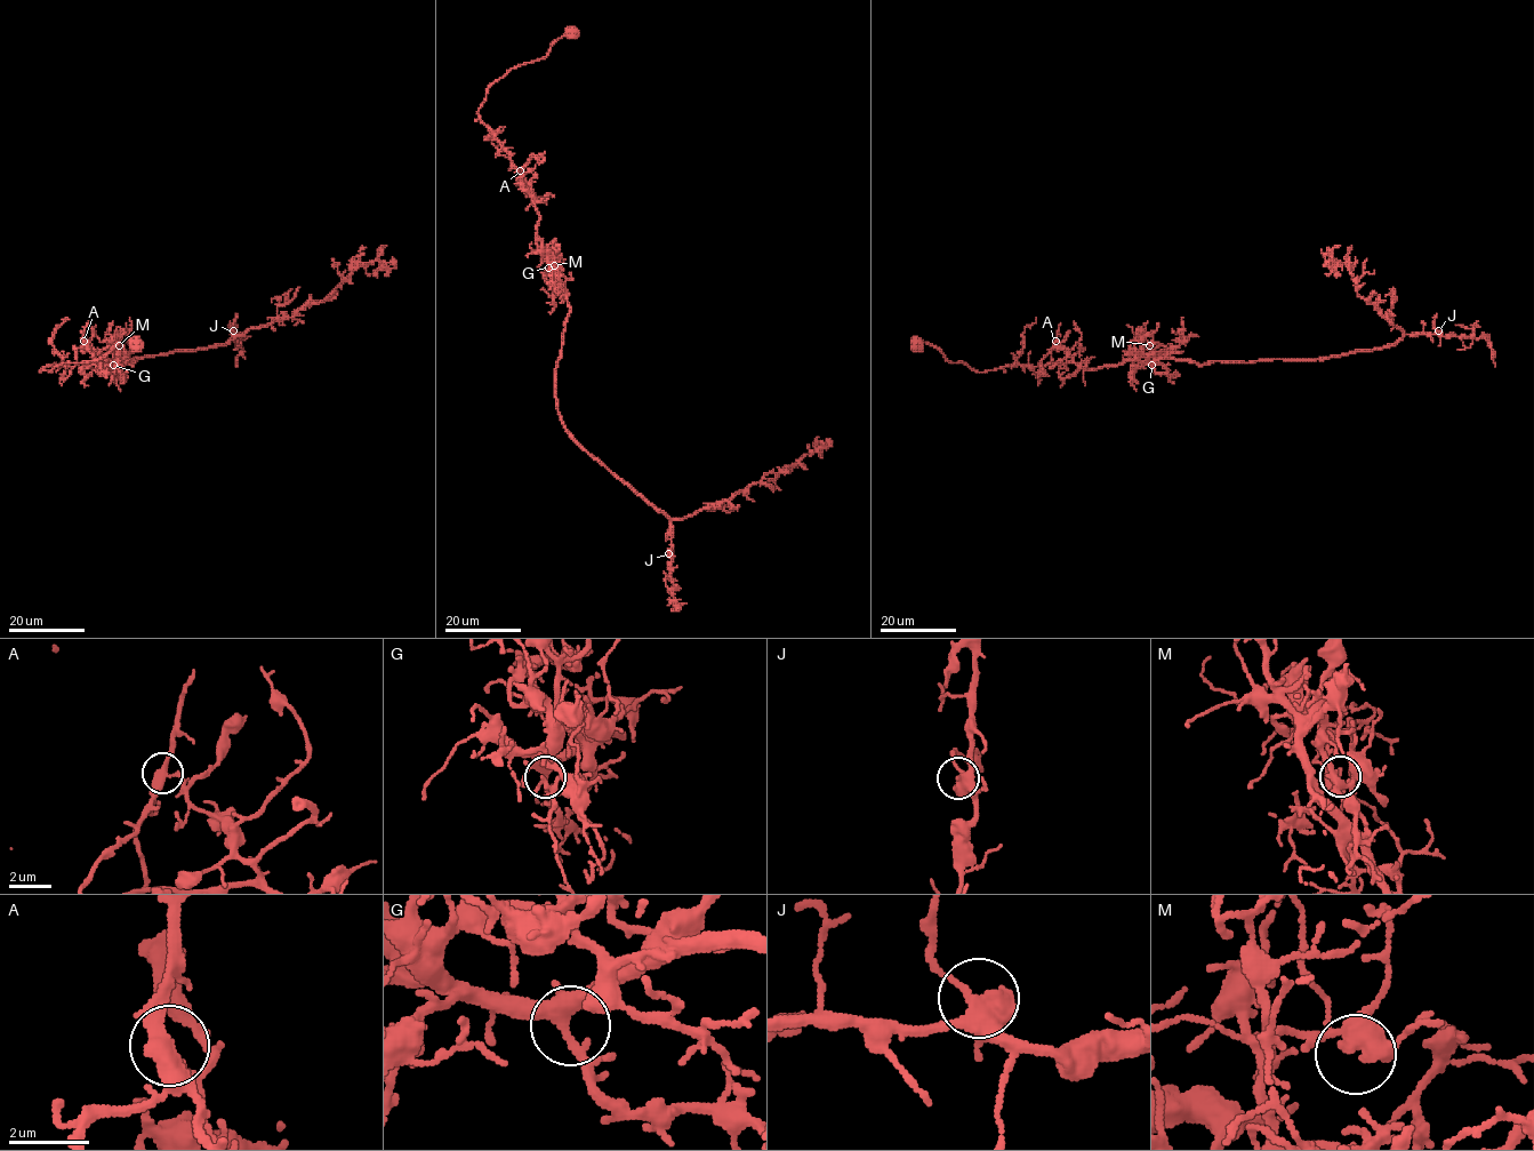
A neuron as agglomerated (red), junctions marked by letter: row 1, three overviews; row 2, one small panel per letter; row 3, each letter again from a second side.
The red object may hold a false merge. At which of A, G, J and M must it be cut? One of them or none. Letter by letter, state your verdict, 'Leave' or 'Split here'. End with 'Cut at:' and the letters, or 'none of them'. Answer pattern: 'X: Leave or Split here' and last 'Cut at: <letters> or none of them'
A: Split here
G: Leave
J: Leave
M: Leave
Cut at: A

